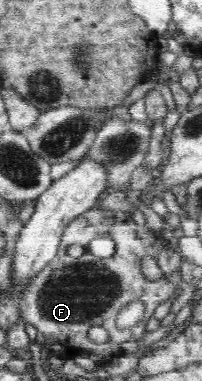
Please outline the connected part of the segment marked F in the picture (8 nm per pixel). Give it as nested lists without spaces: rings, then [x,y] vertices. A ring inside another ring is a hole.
[[[99,207],[81,213],[67,224],[55,258],[22,291],[19,300],[21,321],[35,326],[44,336],[45,347],[63,359],[85,356],[99,364],[111,361],[120,354],[119,344],[137,341],[143,336],[145,325],[159,304],[167,302],[169,298],[175,300],[181,294],[180,283],[173,284],[169,276],[181,269],[184,257],[171,249],[166,234],[158,234],[146,226],[136,224],[131,215],[129,211],[107,211]],[[105,236],[113,239],[116,251],[111,258],[96,258],[88,249],[89,242]],[[71,244],[83,246],[83,256],[71,258],[67,251]],[[143,256],[151,256],[157,261],[163,272],[159,280],[151,281],[143,276]],[[135,300],[145,305],[141,320],[129,328],[120,329],[115,323],[117,314]],[[93,326],[105,328],[110,341],[91,341],[89,330]]]

